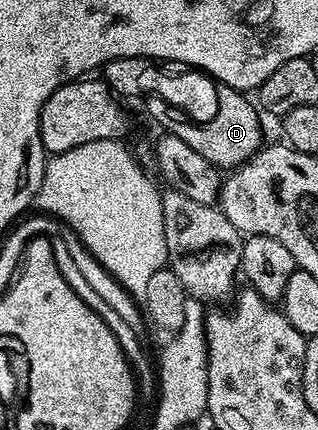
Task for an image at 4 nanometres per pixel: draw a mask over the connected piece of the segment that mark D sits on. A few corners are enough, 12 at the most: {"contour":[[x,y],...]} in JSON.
{"contour":[[221,86],[196,124],[158,96],[143,104],[159,129],[213,168],[232,170],[262,148],[258,109]]}

